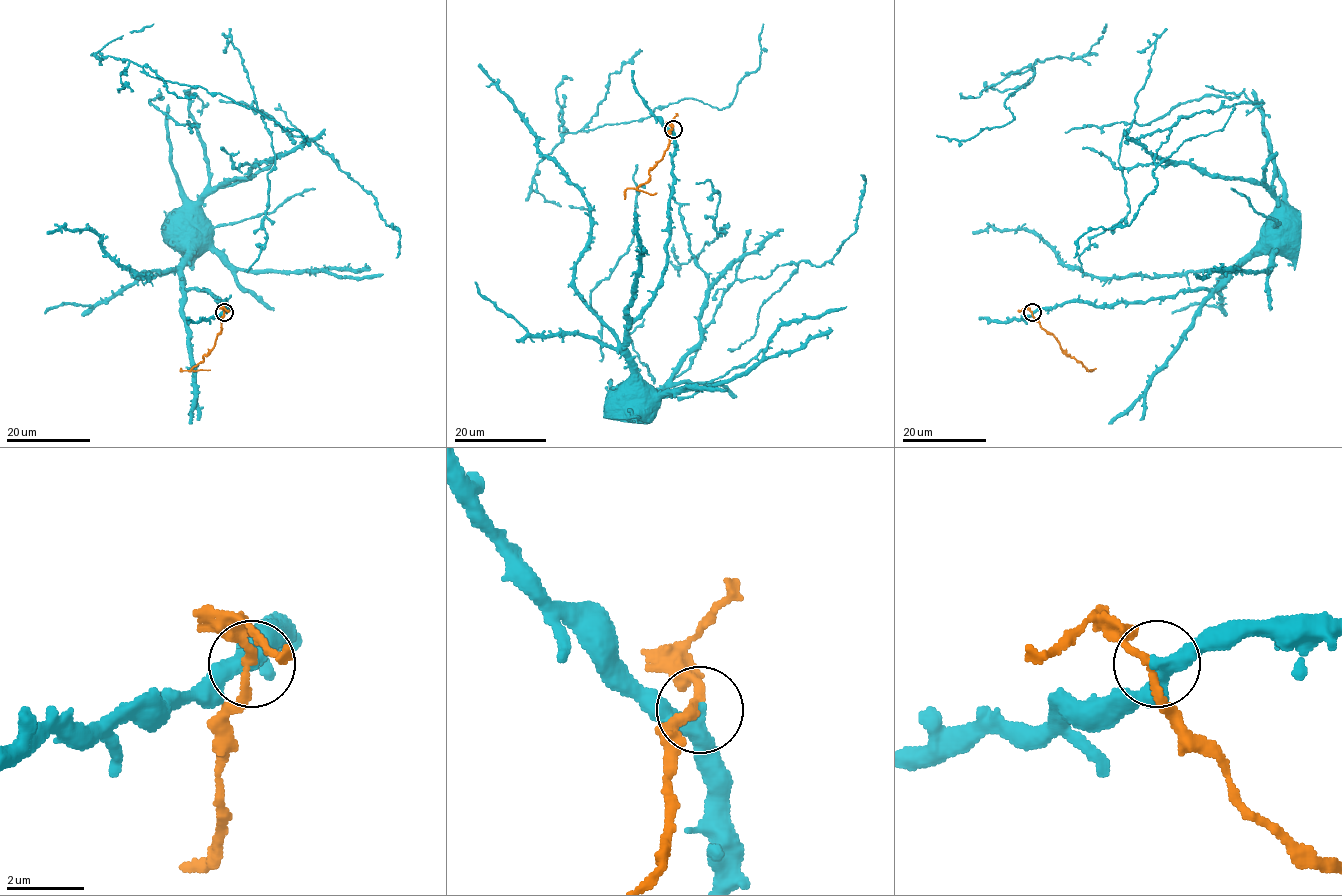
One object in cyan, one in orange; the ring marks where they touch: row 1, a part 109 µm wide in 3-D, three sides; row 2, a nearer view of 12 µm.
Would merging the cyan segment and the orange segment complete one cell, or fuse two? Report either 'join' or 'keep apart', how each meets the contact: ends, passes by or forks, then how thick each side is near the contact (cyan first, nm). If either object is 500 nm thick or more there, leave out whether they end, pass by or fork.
keep apart; cyan passes by; orange passes by; calibres 400 and 190 nm

